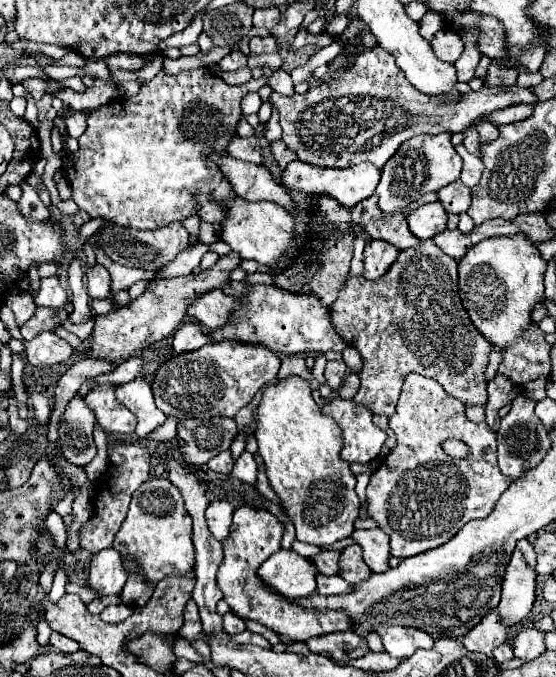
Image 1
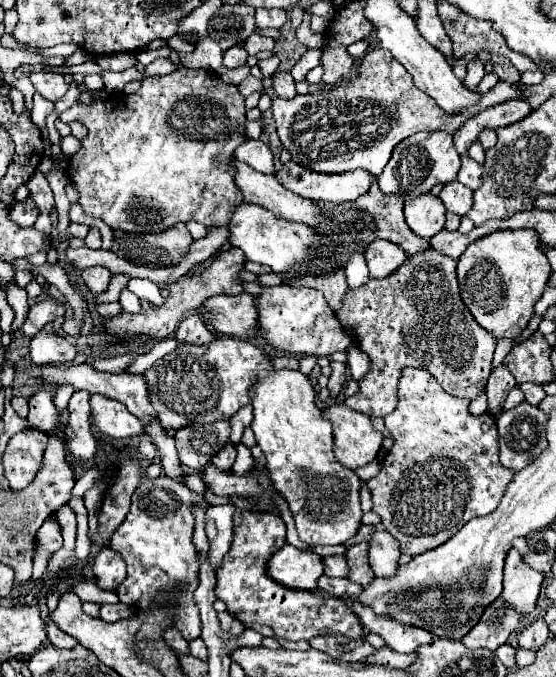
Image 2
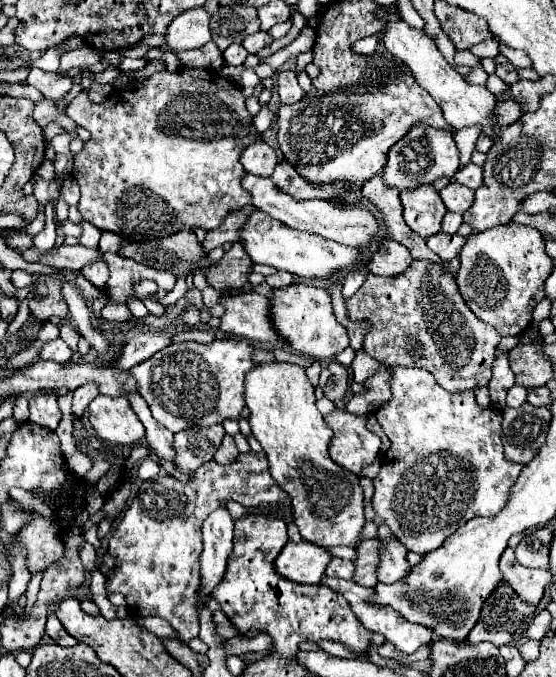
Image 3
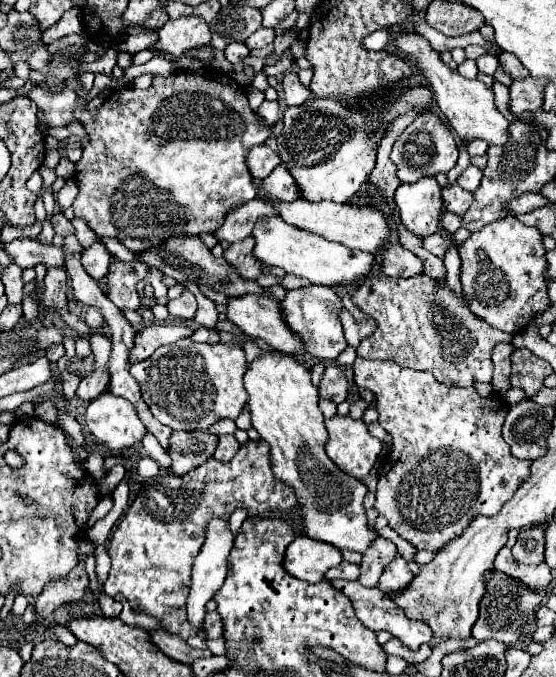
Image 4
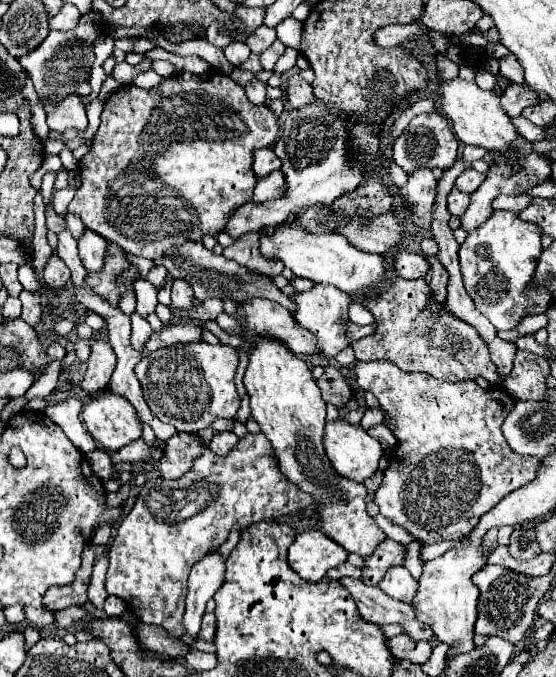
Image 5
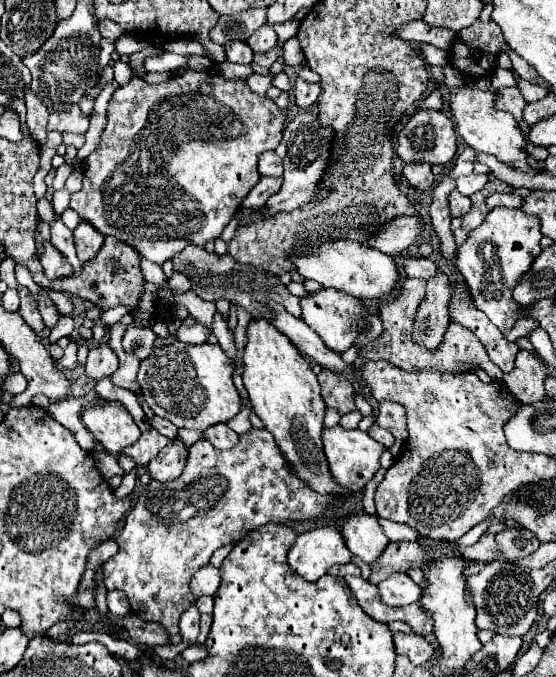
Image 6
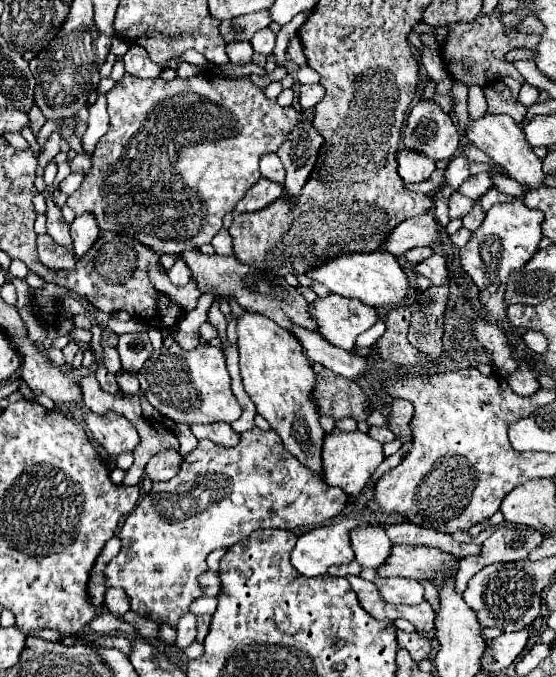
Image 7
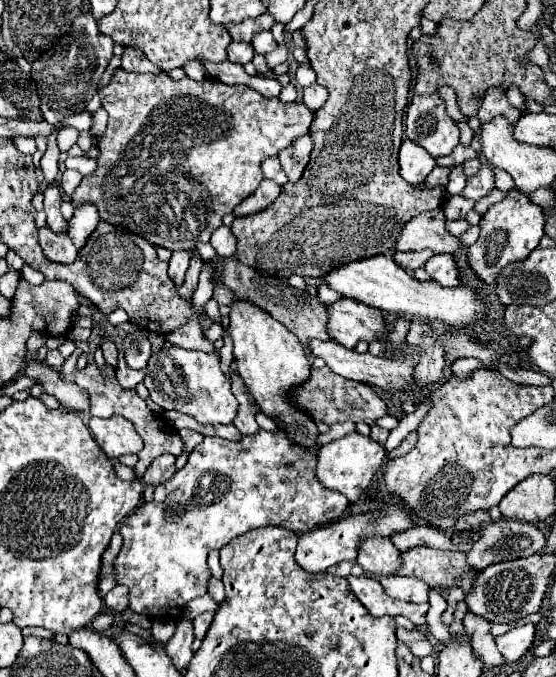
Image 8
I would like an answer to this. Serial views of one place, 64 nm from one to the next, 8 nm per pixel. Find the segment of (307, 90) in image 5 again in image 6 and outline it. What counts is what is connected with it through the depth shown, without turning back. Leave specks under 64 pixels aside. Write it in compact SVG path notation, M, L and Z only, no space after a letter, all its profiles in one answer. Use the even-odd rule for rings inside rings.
M296 78L292 84L292 96L294 96L294 104L302 110L310 110L312 104L318 100L320 96L320 86L318 84L310 84L302 78Z

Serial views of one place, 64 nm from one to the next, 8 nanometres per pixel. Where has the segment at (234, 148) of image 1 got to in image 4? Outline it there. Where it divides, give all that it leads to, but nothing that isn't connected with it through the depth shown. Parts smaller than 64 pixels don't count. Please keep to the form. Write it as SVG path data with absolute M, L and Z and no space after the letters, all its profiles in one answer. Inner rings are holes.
M266 144L254 146L248 156L246 156L246 166L252 174L252 178L256 180L264 180L266 176L270 176L270 172L280 164L280 156L278 152L270 150Z

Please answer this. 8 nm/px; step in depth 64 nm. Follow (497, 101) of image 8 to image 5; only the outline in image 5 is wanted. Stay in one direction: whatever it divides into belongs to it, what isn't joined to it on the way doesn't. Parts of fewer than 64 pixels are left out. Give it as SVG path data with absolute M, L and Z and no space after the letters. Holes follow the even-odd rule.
M524 82L524 84L510 84L508 88L506 88L506 92L502 94L502 98L500 98L500 106L502 106L502 110L508 114L508 116L512 116L512 118L516 118L516 116L520 116L520 112L524 110L524 108L528 108L528 106L536 106L540 100L538 100L538 94Z

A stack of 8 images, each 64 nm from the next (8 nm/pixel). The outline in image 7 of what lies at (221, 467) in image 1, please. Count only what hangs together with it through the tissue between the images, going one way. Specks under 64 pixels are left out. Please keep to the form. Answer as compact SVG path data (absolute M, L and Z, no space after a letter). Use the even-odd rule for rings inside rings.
M210 424L210 426L192 426L196 438L208 438L222 448L232 448L240 436L230 428L230 424Z

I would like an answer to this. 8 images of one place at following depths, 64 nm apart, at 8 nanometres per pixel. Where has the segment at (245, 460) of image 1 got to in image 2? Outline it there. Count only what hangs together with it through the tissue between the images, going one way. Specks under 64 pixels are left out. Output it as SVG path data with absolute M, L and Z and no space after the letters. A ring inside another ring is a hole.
M236 444L236 450L238 450L238 458L232 466L234 474L246 474L250 472L250 468L254 468L254 460L252 460L252 454L250 454L250 448L246 448L244 444Z

